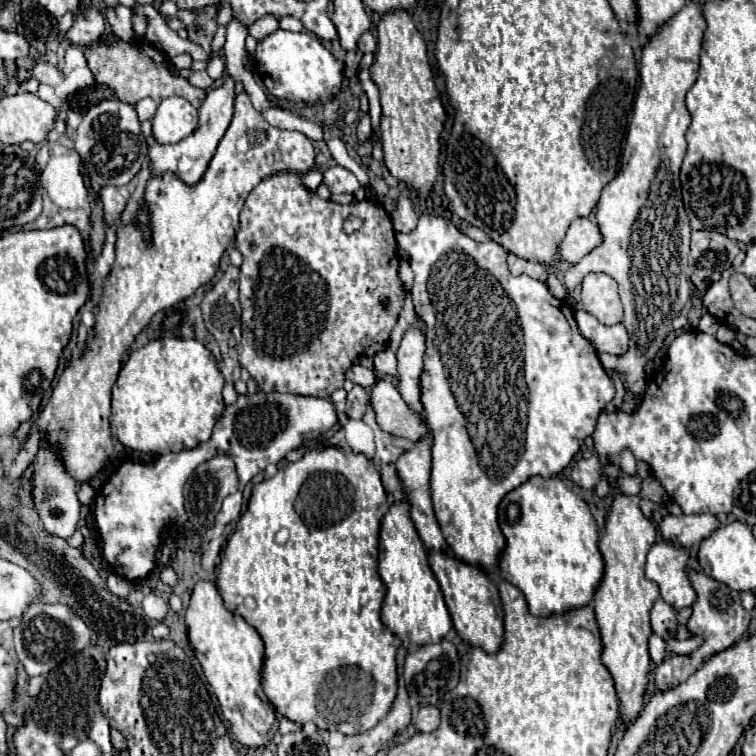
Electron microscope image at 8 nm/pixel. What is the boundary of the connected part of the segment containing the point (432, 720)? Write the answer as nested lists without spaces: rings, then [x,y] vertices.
[[[430,705],[430,707],[422,707],[418,711],[414,727],[418,731],[422,731],[422,733],[430,733],[430,731],[434,731],[438,727],[438,723],[440,723],[440,711]]]

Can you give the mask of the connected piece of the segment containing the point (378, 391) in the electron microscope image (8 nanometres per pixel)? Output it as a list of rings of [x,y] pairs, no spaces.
[[[382,379],[374,385],[370,391],[370,403],[376,411],[380,429],[386,433],[410,439],[414,443],[430,433],[424,415],[412,411],[410,405],[402,399],[398,387],[388,379]]]

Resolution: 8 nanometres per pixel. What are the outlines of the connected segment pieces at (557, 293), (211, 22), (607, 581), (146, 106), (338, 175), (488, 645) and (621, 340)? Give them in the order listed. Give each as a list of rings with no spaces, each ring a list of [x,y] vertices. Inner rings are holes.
[[[550,271],[550,275],[548,275],[546,285],[548,285],[550,293],[552,293],[556,299],[560,299],[560,301],[564,301],[564,299],[566,299],[566,287],[562,285],[562,281],[560,281],[552,271]]]
[[[206,7],[206,11],[178,11],[178,19],[186,23],[188,39],[198,43],[204,51],[210,53],[210,43],[216,33],[216,9]]]
[[[610,461],[608,465],[602,465],[602,477],[608,481],[614,497],[606,511],[606,527],[598,543],[600,555],[604,559],[604,575],[594,595],[594,611],[604,643],[602,663],[614,677],[614,685],[620,697],[620,725],[626,725],[638,715],[650,677],[648,635],[652,629],[648,613],[654,601],[660,597],[660,591],[654,581],[646,579],[644,563],[648,549],[656,541],[656,527],[638,509],[640,497],[628,497],[620,491],[620,469],[616,463]]]
[[[152,99],[138,101],[134,107],[136,107],[136,111],[138,111],[138,119],[140,119],[140,121],[152,121],[154,115],[156,115],[156,109],[158,109],[158,105],[156,105]]]
[[[340,165],[324,169],[324,185],[332,193],[354,193],[360,187],[354,173],[348,171],[346,167],[340,167]]]
[[[428,553],[428,559],[440,583],[440,589],[444,593],[446,607],[450,611],[454,629],[460,635],[460,639],[466,645],[480,647],[486,653],[496,655],[504,641],[504,615],[502,615],[500,599],[498,599],[498,587],[492,581],[492,577],[484,573],[482,569],[462,563],[448,553]]]
[[[584,309],[576,311],[576,321],[580,327],[580,333],[598,349],[610,355],[622,355],[626,353],[626,329],[624,325],[602,325],[598,319],[594,319]]]

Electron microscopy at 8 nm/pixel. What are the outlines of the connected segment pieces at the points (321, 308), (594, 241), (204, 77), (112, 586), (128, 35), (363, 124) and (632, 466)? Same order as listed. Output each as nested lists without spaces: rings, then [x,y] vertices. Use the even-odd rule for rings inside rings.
[[[278,173],[262,183],[248,195],[242,215],[240,215],[240,231],[238,237],[238,251],[242,253],[244,261],[240,267],[240,303],[242,303],[242,341],[240,341],[240,365],[248,369],[248,373],[256,379],[262,391],[290,391],[300,395],[314,395],[328,399],[336,389],[340,389],[346,381],[346,371],[360,355],[376,355],[378,351],[386,349],[390,331],[398,319],[398,313],[404,305],[406,289],[398,277],[400,267],[400,255],[396,245],[396,233],[392,229],[392,219],[384,211],[384,207],[378,201],[366,199],[366,201],[354,201],[350,205],[338,205],[334,201],[324,201],[316,191],[310,191],[302,185],[298,173]],[[350,213],[356,213],[364,217],[364,231],[358,231],[354,235],[346,235],[342,231],[342,219]]]
[[[576,219],[572,221],[562,247],[560,247],[560,257],[572,265],[580,263],[584,255],[594,251],[598,245],[602,245],[602,233],[600,227],[590,221],[590,219]]]
[[[194,71],[188,81],[194,85],[194,87],[200,87],[200,89],[210,89],[214,85],[214,79],[206,73],[206,71]]]
[[[112,573],[112,575],[108,575],[108,589],[114,593],[114,595],[118,595],[118,597],[122,597],[122,599],[126,599],[128,597],[128,591],[130,591],[130,581],[128,579],[124,579],[124,577],[120,577],[120,575],[116,575],[116,573]]]
[[[118,5],[116,9],[108,9],[106,11],[106,19],[114,31],[114,35],[126,43],[136,41],[136,31],[134,31],[134,23],[132,23],[132,11],[124,5]]]
[[[364,113],[358,121],[358,143],[364,143],[372,133],[372,127],[370,127],[370,117]]]
[[[622,451],[620,459],[618,459],[618,465],[620,465],[624,475],[634,475],[636,473],[636,459],[630,451]]]

